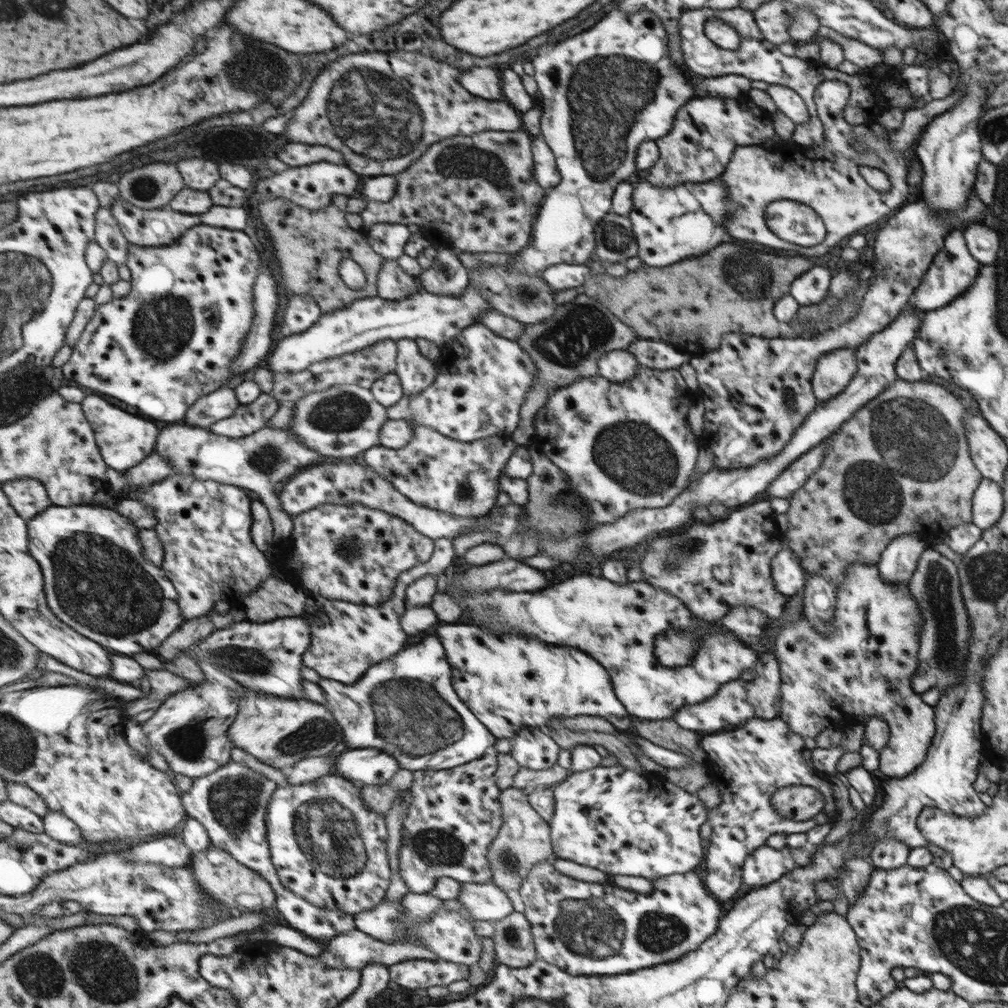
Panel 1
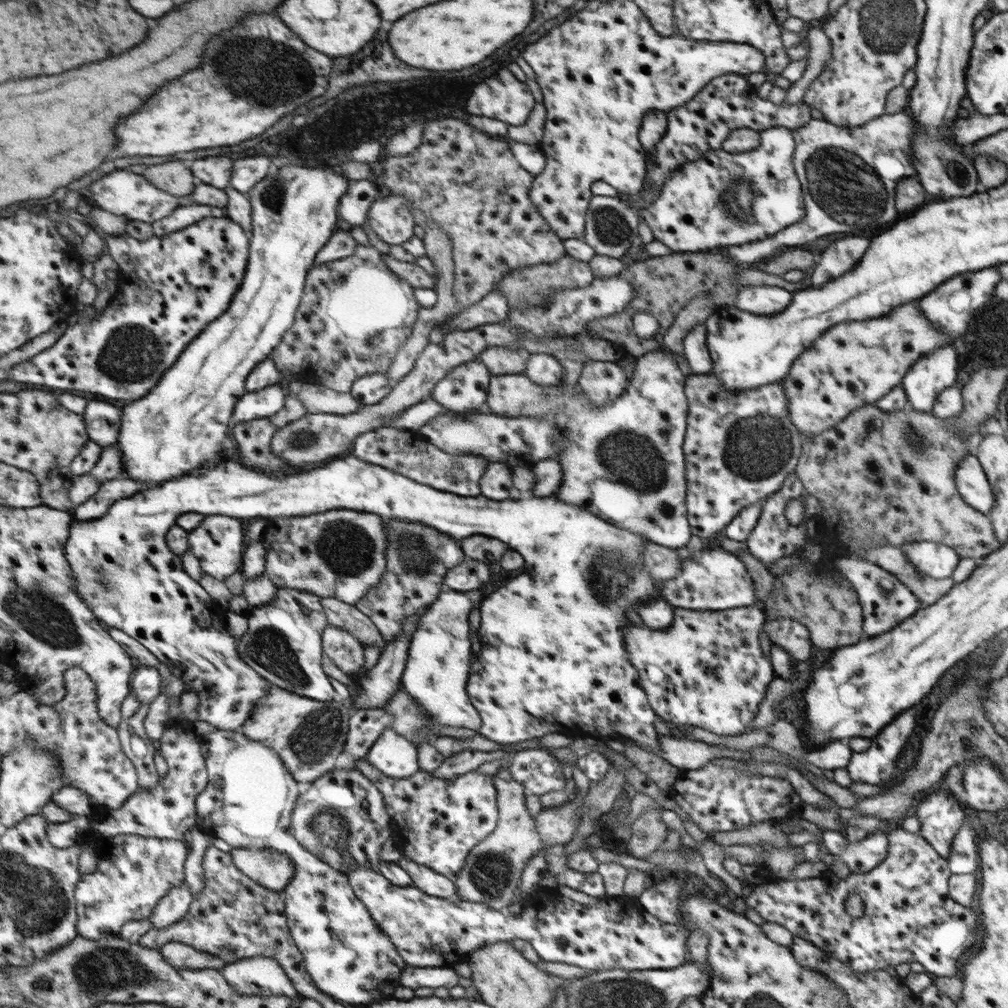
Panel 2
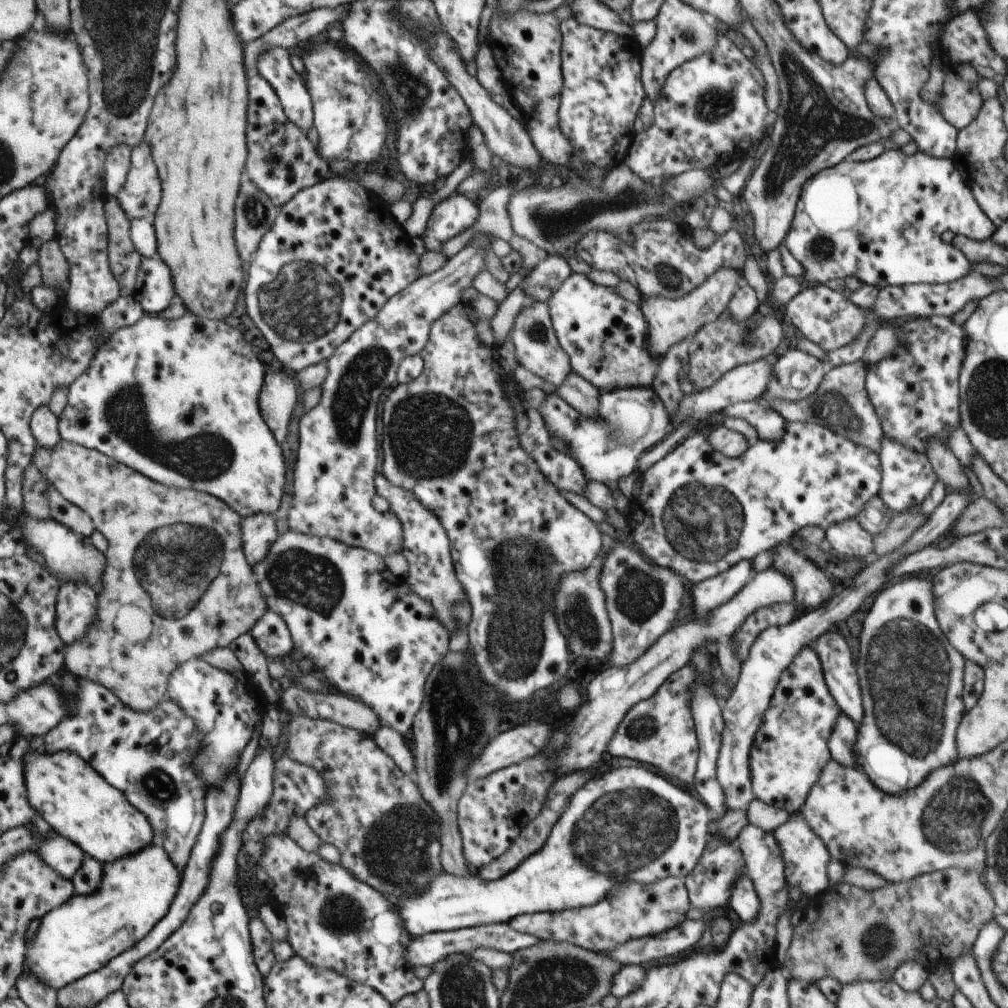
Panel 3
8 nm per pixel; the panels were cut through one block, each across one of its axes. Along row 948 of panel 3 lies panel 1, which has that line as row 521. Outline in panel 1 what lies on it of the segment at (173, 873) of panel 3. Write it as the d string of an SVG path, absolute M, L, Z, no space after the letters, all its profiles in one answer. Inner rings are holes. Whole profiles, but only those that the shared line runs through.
M115 503L68 508L52 505L29 521L33 554L45 572L46 593L53 612L74 630L102 643L112 652L131 657L160 648L187 622L180 603L181 594L166 570L148 559L141 543L141 530L115 509Z

